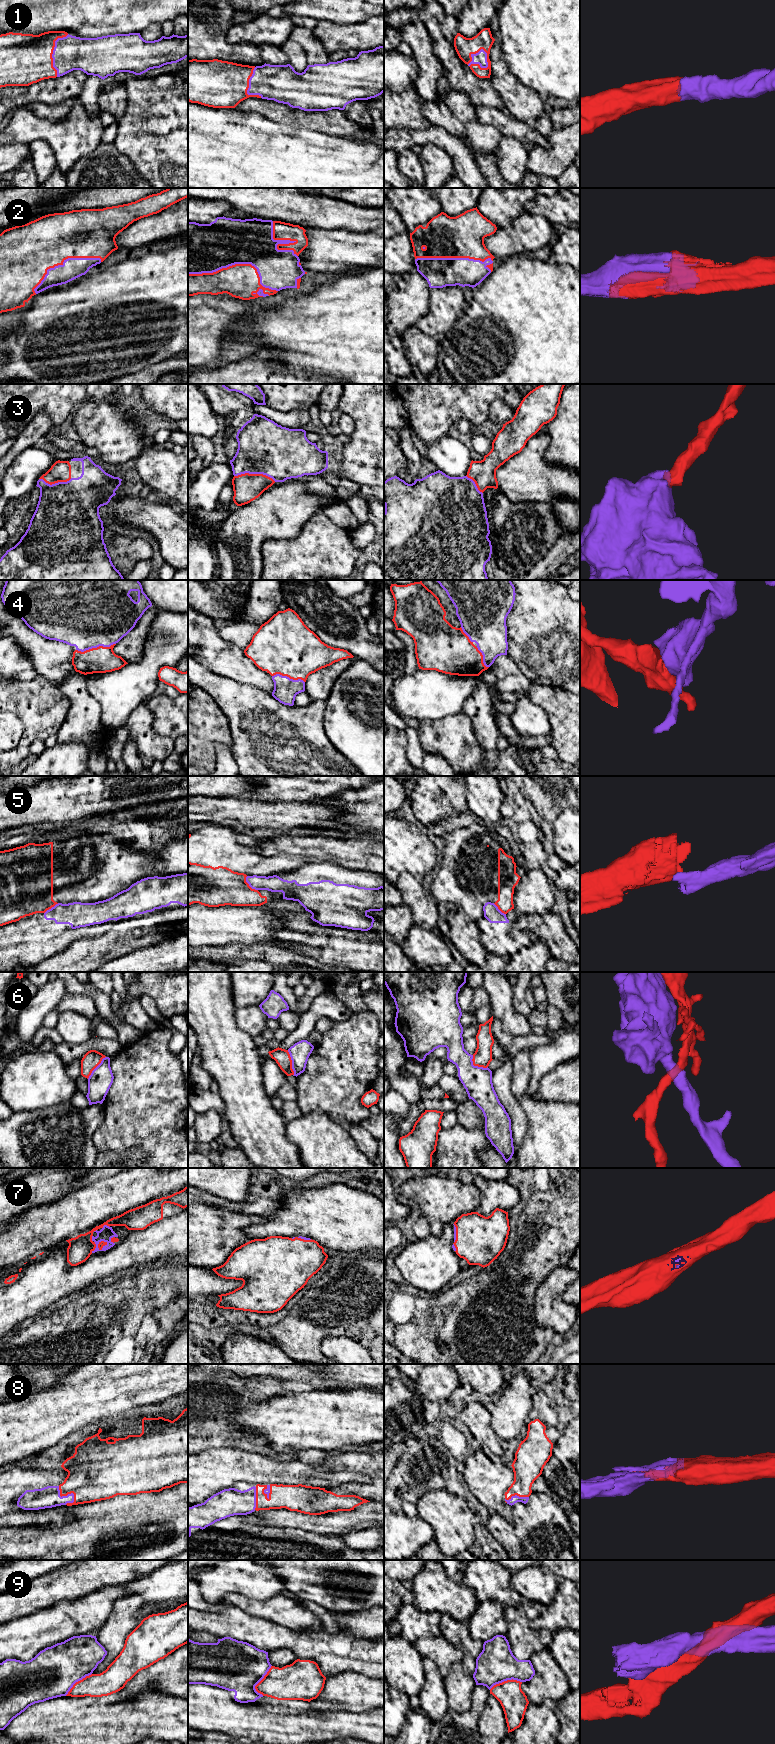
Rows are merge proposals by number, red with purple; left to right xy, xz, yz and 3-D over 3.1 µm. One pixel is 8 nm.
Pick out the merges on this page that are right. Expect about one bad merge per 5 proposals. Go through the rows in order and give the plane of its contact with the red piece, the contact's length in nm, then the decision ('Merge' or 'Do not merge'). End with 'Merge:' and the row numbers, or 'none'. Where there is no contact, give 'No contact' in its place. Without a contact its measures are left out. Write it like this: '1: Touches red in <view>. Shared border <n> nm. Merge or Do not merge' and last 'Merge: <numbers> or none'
1: Touches red in yz. Shared border 190 nm. Merge
2: Touches red in xz. Shared border 750 nm. Merge
3: Touches red in xz. Shared border 340 nm. Merge
4: Touches red in xy. Shared border 320 nm. Merge
5: Touches red in xz. Shared border 150 nm. Do not merge
6: Touches red in xz. Shared border 220 nm. Do not merge
7: Touches red in xy. Shared border 160 nm. Merge
8: Touches red in xy. Shared border 180 nm. Merge
9: Touches red in xz. Shared border 260 nm. Do not merge
Merge: 1, 2, 3, 4, 7, 8

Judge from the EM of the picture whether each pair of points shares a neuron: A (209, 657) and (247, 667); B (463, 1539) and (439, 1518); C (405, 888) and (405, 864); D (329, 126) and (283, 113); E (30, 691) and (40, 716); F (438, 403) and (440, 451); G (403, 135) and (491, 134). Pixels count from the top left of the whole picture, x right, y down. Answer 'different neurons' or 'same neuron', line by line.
A: same neuron
B: same neuron
C: different neurons
D: same neuron
E: same neuron
F: different neurons
G: different neurons

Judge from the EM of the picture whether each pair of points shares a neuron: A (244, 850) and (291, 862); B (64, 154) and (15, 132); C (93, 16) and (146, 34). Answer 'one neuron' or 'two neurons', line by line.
A: one neuron
B: one neuron
C: two neurons

